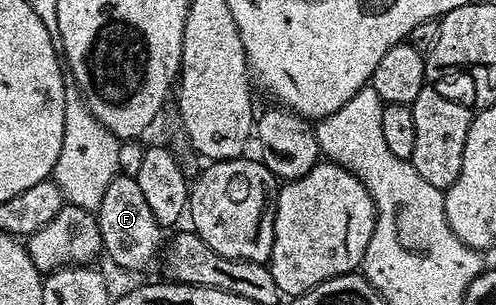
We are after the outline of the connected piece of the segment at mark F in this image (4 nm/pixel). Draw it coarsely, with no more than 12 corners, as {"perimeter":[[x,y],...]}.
{"perimeter":[[135,177],[112,178],[96,213],[102,252],[134,272],[163,229]]}

